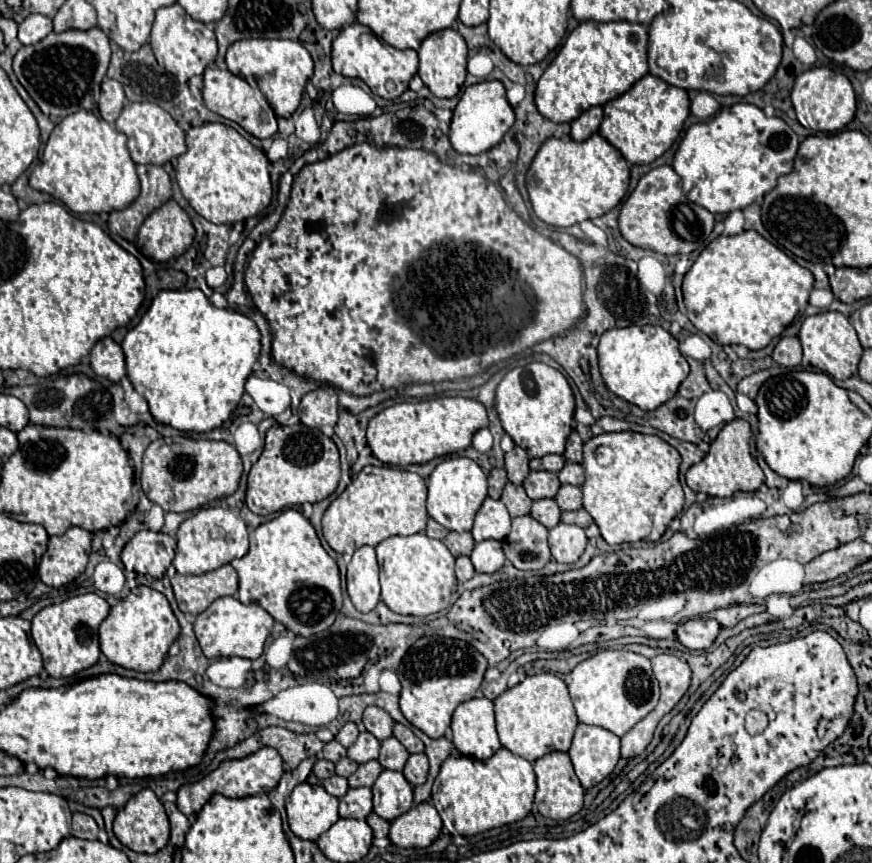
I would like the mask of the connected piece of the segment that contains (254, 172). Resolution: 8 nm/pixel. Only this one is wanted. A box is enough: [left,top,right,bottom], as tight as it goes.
[176,124,272,224]

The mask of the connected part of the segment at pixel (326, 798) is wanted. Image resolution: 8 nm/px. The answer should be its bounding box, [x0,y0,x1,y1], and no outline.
[288,784,340,840]

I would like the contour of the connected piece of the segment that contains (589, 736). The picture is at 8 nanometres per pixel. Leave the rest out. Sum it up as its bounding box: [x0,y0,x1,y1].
[568,724,620,788]

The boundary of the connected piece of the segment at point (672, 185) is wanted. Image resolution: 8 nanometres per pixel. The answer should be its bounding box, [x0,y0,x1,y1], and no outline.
[618,166,714,256]

